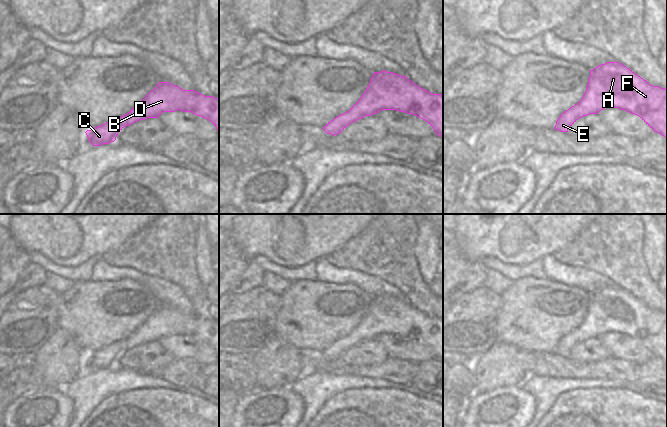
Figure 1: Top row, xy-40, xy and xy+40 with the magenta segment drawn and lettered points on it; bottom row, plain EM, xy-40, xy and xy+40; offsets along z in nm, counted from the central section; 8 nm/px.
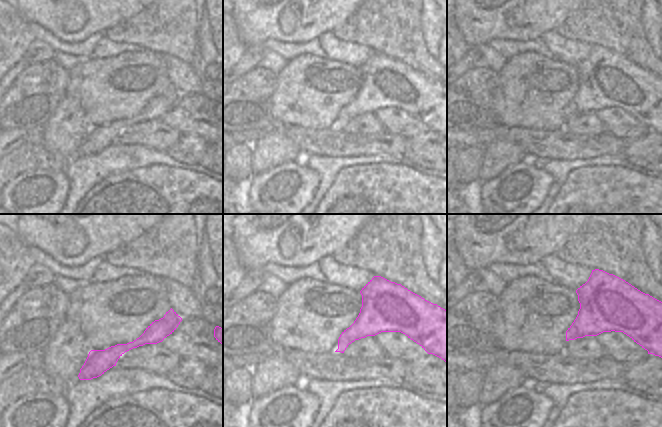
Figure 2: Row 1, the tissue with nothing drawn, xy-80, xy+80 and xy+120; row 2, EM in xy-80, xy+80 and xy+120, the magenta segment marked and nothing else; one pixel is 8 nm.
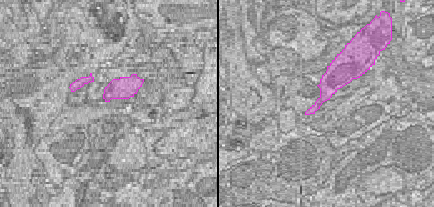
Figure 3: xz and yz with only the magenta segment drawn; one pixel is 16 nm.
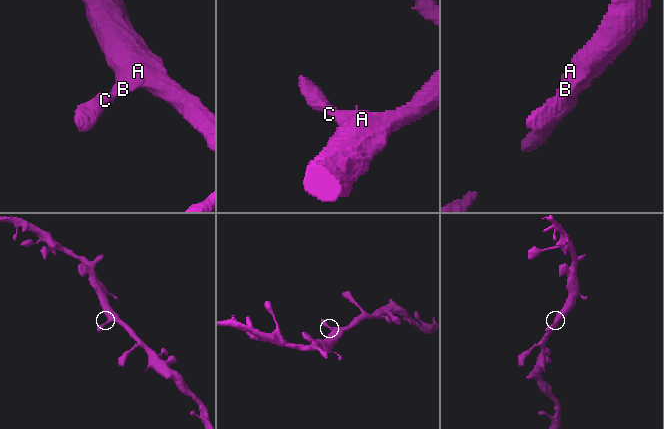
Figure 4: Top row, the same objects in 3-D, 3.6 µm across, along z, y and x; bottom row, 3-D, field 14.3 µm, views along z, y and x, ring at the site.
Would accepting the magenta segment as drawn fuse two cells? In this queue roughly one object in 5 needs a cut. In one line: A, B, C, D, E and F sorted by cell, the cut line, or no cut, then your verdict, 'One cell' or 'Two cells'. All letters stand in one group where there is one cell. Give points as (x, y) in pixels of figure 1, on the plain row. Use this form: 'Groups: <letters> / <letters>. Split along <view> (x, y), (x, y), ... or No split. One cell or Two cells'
Groups: A B C D E F. No split. One cell

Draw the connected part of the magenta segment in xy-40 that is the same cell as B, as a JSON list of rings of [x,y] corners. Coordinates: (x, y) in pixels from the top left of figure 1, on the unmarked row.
[[[159,306],[127,338],[113,342],[85,357],[93,370],[101,370],[114,366],[125,350],[147,342],[158,342],[163,336],[177,334],[191,336],[209,344],[216,351],[219,360],[219,323],[195,314],[183,314],[169,306]]]

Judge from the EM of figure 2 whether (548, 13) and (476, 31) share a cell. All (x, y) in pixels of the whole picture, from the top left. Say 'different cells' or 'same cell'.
same cell

